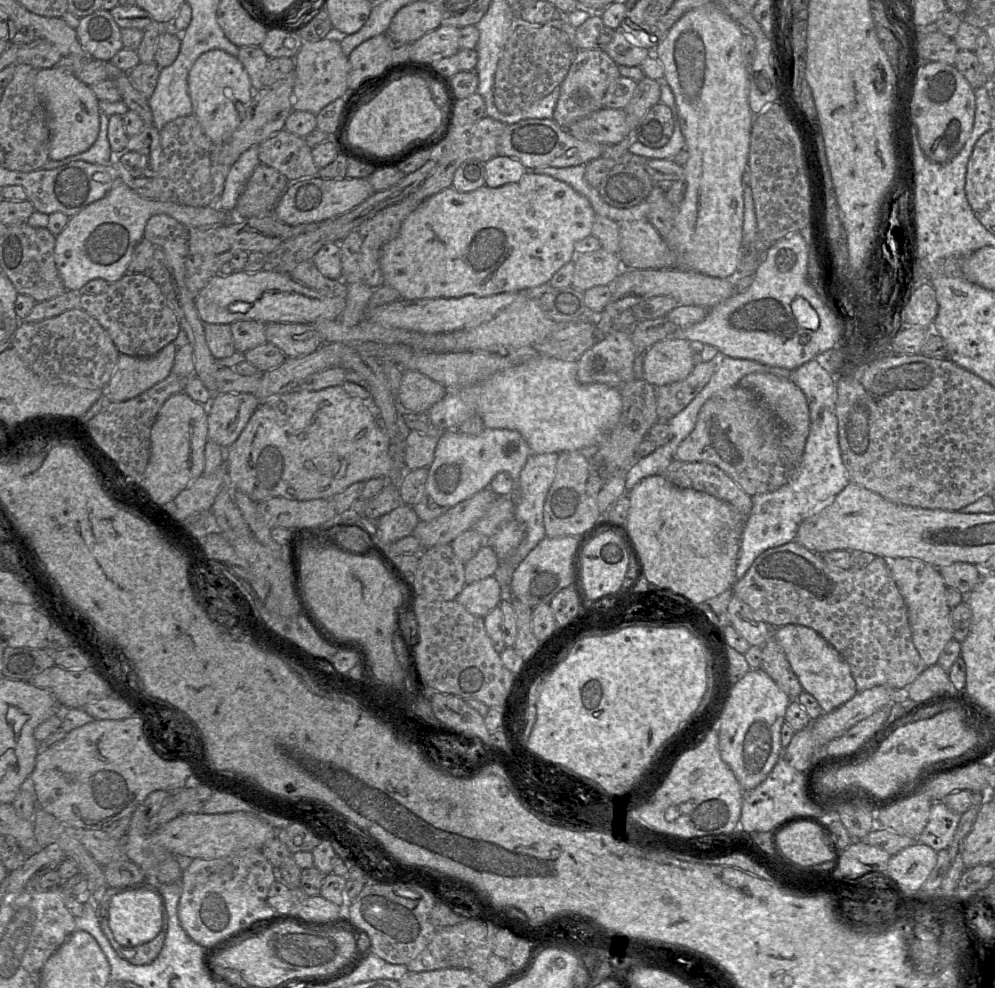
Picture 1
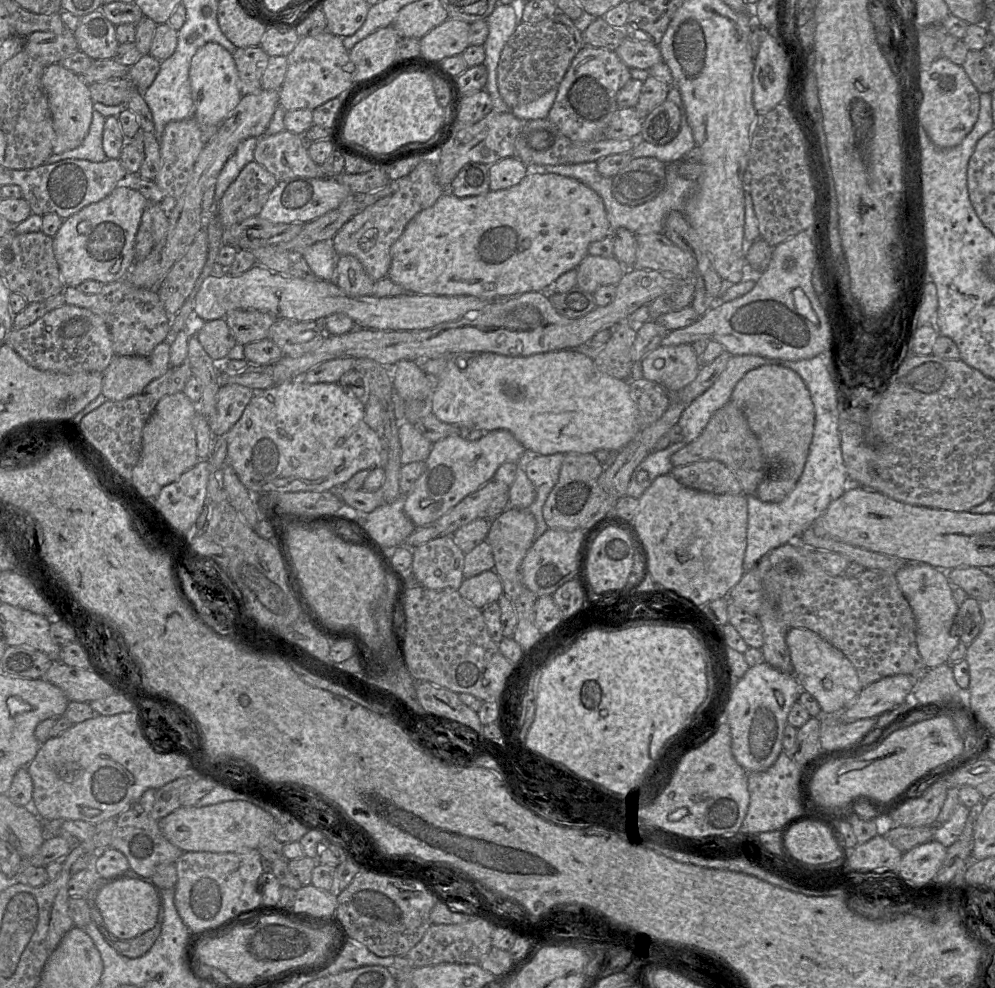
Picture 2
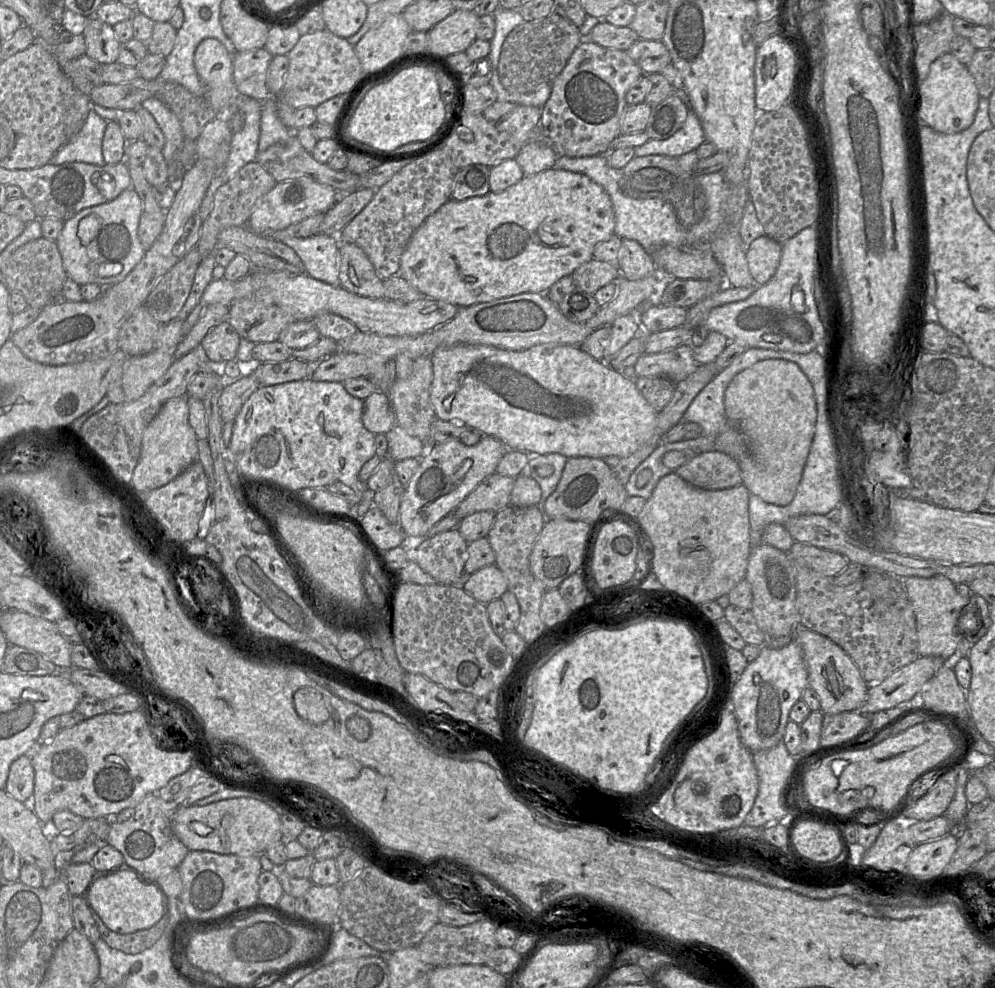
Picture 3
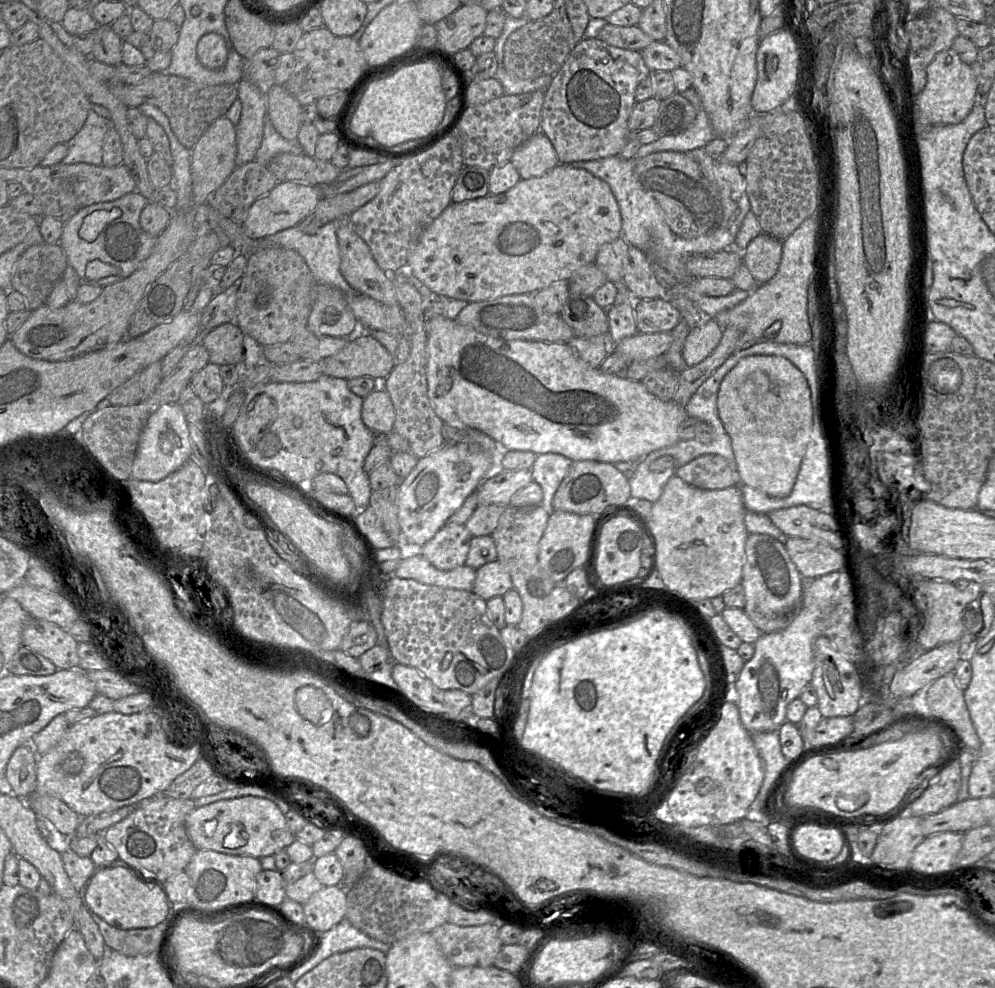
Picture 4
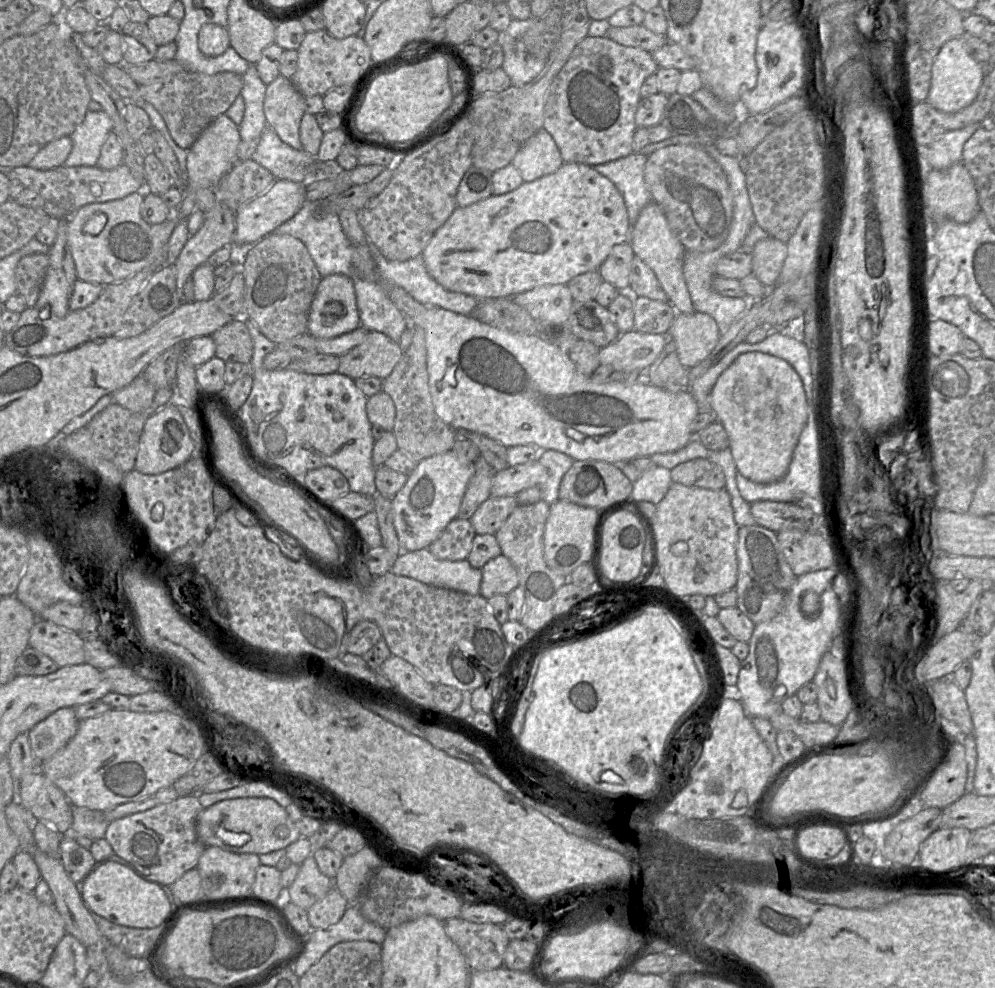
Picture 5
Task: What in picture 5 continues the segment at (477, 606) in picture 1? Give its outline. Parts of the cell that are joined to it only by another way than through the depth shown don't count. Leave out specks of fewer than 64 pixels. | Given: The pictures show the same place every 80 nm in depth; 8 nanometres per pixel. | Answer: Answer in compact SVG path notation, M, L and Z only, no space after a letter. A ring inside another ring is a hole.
M503 554L490 559L481 570L480 595L486 599L498 594L507 595L519 586L517 570Z

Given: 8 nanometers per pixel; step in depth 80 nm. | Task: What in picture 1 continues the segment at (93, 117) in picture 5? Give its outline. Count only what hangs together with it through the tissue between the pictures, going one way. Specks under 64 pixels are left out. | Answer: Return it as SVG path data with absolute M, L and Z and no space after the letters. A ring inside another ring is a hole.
M99 110L100 129L97 140L95 143L85 152L68 156L61 160L47 160L42 169L53 169L59 166L68 164L73 161L85 161L90 164L108 165L115 162L115 155L111 150L109 140L107 137L108 121L107 116L103 111Z

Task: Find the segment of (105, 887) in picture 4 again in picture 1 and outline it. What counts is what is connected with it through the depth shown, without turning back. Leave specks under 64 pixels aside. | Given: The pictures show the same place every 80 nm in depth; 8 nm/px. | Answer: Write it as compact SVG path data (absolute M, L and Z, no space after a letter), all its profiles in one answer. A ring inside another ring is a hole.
M150 884L141 890L123 891L110 900L108 924L114 939L124 947L135 947L153 940L161 931L161 895Z

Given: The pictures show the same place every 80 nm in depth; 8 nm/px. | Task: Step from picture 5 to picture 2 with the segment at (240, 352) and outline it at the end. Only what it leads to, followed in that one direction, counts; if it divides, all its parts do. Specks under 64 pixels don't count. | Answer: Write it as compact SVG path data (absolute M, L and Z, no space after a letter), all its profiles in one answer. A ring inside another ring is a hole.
M223 318L200 323L196 334L208 356L219 363L237 344Z

